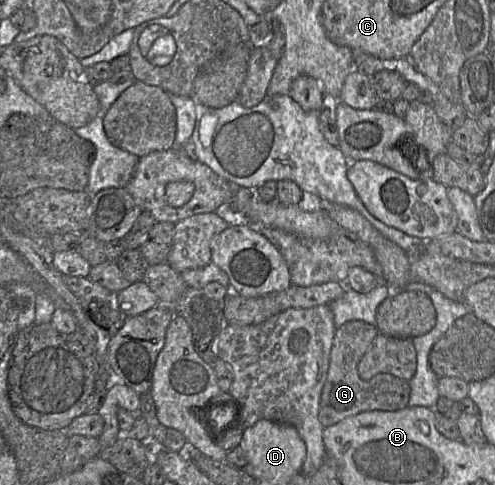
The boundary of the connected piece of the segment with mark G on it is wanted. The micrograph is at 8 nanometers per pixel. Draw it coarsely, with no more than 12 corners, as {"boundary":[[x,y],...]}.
{"boundary":[[337,328],[318,417],[324,428],[362,412],[408,407],[410,381],[358,365],[378,334]]}

